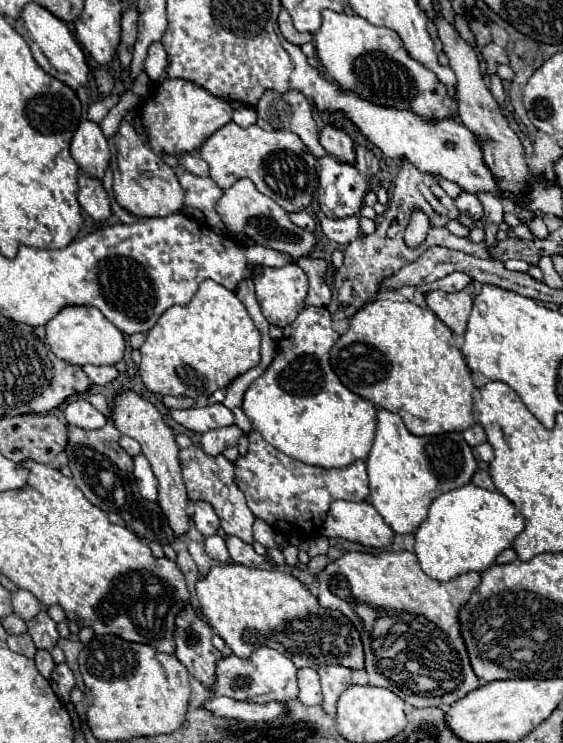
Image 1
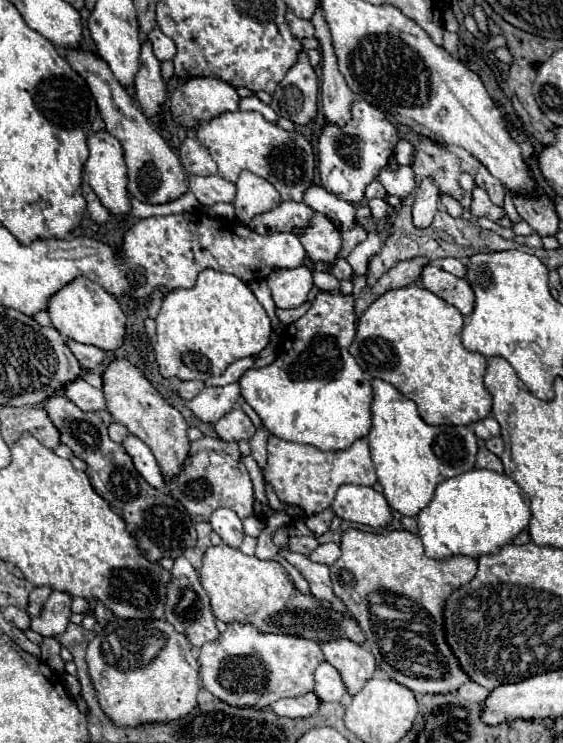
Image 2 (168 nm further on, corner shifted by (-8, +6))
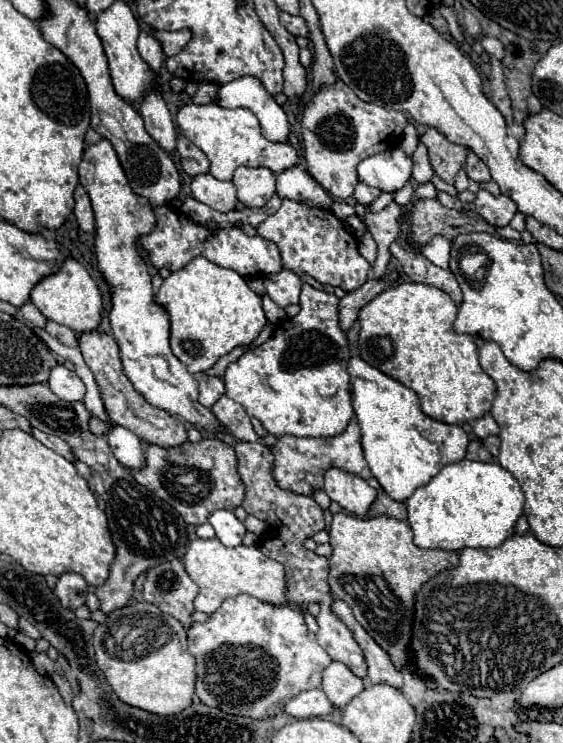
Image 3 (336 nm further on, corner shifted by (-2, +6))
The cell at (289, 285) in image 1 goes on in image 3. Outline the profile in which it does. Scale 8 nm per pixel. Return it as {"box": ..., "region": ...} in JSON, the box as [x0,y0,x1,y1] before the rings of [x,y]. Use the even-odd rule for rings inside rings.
{"box":[263,270,303,308],"region":[[[281,270],[277,274],[265,276],[263,286],[265,294],[281,308],[287,308],[289,304],[299,304],[299,292],[303,284],[293,270]]]}

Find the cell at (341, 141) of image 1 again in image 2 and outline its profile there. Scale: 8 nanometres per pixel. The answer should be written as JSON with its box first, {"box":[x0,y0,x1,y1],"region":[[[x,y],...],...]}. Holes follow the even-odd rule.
{"box":[311,6,353,126],"region":[[[321,6],[313,14],[311,22],[315,26],[315,38],[321,44],[321,106],[327,122],[343,126],[351,118],[353,92],[337,68],[337,56],[331,46],[329,26],[325,22]]]}

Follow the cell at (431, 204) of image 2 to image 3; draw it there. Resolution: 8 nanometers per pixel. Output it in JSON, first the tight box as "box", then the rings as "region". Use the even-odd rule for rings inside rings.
{"box":[411,144,435,184],"region":[[[423,144],[417,146],[417,150],[415,150],[415,154],[411,156],[411,160],[413,160],[413,180],[415,180],[417,184],[427,184],[427,182],[431,182],[431,178],[435,176],[435,172],[433,172],[433,168],[431,168],[431,164],[429,164],[427,148],[425,148]]]}

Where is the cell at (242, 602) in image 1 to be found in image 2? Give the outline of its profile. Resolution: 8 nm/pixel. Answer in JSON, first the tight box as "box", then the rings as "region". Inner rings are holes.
{"box":[199,544,365,644],"region":[[[227,544],[209,546],[203,554],[203,566],[199,570],[201,586],[209,594],[211,610],[215,618],[223,622],[251,622],[261,632],[297,634],[315,642],[327,642],[333,638],[349,638],[357,644],[365,642],[365,636],[349,614],[339,614],[331,608],[323,608],[317,598],[301,594],[289,580],[285,568],[275,560],[259,560],[247,556]]]}

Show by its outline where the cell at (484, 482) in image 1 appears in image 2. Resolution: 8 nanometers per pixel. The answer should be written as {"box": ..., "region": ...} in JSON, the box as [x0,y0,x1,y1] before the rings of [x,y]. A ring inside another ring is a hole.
{"box":[475,448,503,472],"region":[[[479,448],[479,454],[477,454],[477,462],[475,462],[477,468],[489,468],[489,470],[495,470],[495,472],[503,472],[503,464],[501,464],[501,458],[495,456],[493,452],[489,452],[487,448]]]}

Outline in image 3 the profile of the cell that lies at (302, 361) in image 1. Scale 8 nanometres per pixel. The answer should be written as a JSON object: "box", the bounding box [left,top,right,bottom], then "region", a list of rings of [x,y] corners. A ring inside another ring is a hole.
{"box":[223,284,355,436],"region":[[[305,284],[301,312],[283,320],[265,344],[229,364],[223,376],[225,394],[255,416],[269,434],[339,436],[355,416],[347,372],[349,350],[347,334],[339,328],[339,298]]]}

